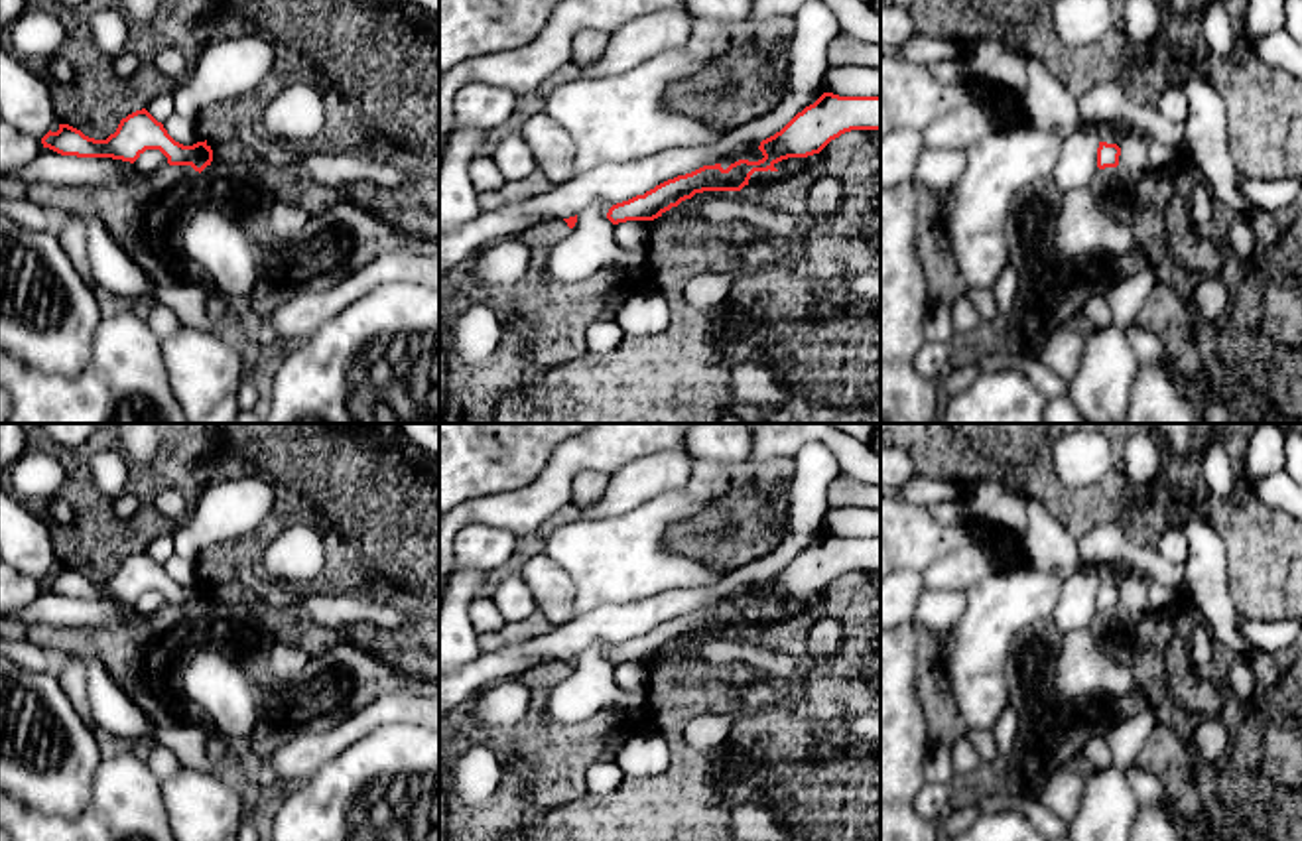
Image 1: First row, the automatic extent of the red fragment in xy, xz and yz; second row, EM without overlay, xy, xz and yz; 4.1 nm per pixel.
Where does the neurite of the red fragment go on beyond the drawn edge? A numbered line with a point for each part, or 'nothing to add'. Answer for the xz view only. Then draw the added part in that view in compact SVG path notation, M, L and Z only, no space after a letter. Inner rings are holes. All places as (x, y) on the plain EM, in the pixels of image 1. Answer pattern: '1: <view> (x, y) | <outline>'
nothing to add

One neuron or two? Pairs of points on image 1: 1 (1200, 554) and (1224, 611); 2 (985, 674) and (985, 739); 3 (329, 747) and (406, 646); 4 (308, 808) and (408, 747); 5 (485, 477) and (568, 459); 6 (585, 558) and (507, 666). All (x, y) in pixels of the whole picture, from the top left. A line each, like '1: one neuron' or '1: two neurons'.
1: one neuron
2: two neurons
3: two neurons
4: one neuron
5: two neurons
6: two neurons

